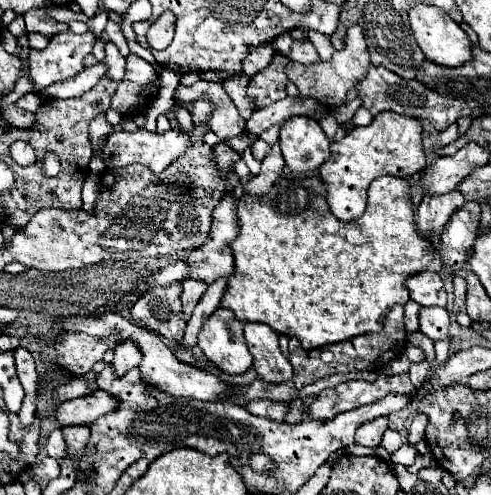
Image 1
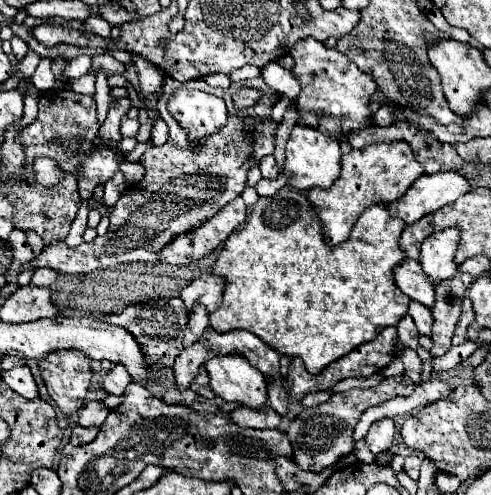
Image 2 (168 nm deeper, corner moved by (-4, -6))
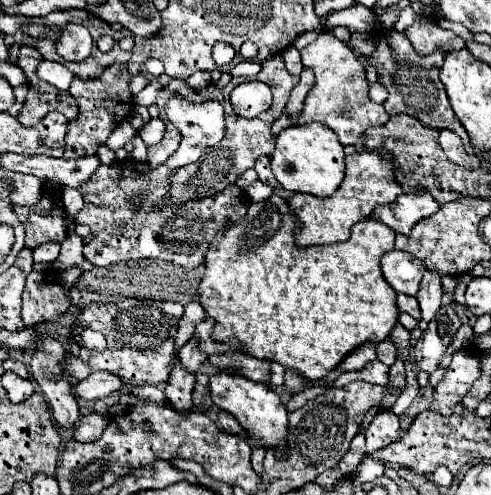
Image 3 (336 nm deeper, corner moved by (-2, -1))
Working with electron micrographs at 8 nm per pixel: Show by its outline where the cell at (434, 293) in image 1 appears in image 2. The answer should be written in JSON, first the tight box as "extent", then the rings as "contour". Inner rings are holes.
{"extent":[395,260,435,308],"contour":[[[405,260],[395,268],[395,284],[405,296],[423,306],[431,308],[431,304],[435,304],[435,286],[423,276],[423,268],[419,268],[417,260]]]}

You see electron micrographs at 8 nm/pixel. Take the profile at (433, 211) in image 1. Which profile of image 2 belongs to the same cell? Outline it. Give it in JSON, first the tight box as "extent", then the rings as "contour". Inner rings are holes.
{"extent":[421,228,459,284],"contour":[[[445,228],[441,232],[433,232],[421,244],[421,266],[423,272],[439,284],[445,278],[451,278],[457,270],[455,264],[455,248],[459,246],[459,228]]]}

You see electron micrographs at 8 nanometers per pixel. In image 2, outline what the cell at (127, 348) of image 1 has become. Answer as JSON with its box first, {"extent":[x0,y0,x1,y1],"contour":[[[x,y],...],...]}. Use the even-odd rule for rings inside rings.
{"extent":[101,364,131,396],"contour":[[[115,364],[115,368],[111,372],[107,372],[107,376],[103,378],[101,386],[103,386],[105,392],[121,396],[129,382],[131,382],[131,376],[129,376],[127,368],[123,368],[123,364]]]}

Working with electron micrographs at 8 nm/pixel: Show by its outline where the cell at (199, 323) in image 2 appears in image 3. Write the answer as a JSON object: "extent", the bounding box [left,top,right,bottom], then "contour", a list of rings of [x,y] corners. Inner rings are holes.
{"extent":[179,339,207,373],"contour":[[[191,339],[191,341],[185,343],[183,349],[179,351],[179,361],[181,361],[181,365],[185,367],[185,371],[189,371],[189,373],[197,373],[199,365],[201,365],[203,361],[207,361],[207,355],[201,353],[201,351],[197,349],[197,341]]]}

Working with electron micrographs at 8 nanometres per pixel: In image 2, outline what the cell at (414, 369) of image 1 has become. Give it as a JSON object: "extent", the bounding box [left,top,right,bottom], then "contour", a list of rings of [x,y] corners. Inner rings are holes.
{"extent":[401,350,423,384],"contour":[[[403,350],[401,352],[401,362],[403,362],[403,366],[405,366],[405,374],[415,382],[415,384],[419,384],[421,382],[421,370],[423,370],[423,360],[419,358],[419,354],[415,352],[415,350]]]}

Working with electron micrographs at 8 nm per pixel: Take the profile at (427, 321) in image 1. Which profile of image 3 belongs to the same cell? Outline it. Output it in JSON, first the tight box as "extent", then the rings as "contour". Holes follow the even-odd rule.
{"extent":[397,293,421,319],"contour":[[[397,293],[397,309],[409,313],[409,315],[415,317],[415,319],[421,317],[421,315],[419,315],[419,303],[417,303],[415,297],[409,297],[409,295],[401,295],[401,293]]]}

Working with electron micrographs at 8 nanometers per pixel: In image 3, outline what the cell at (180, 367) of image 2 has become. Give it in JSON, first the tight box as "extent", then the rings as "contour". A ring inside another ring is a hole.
{"extent":[165,363,195,415],"contour":[[[177,363],[169,375],[165,397],[177,411],[181,411],[185,415],[191,413],[191,409],[193,409],[193,403],[191,403],[193,385],[195,385],[195,375],[187,373],[183,369],[183,365]]]}

